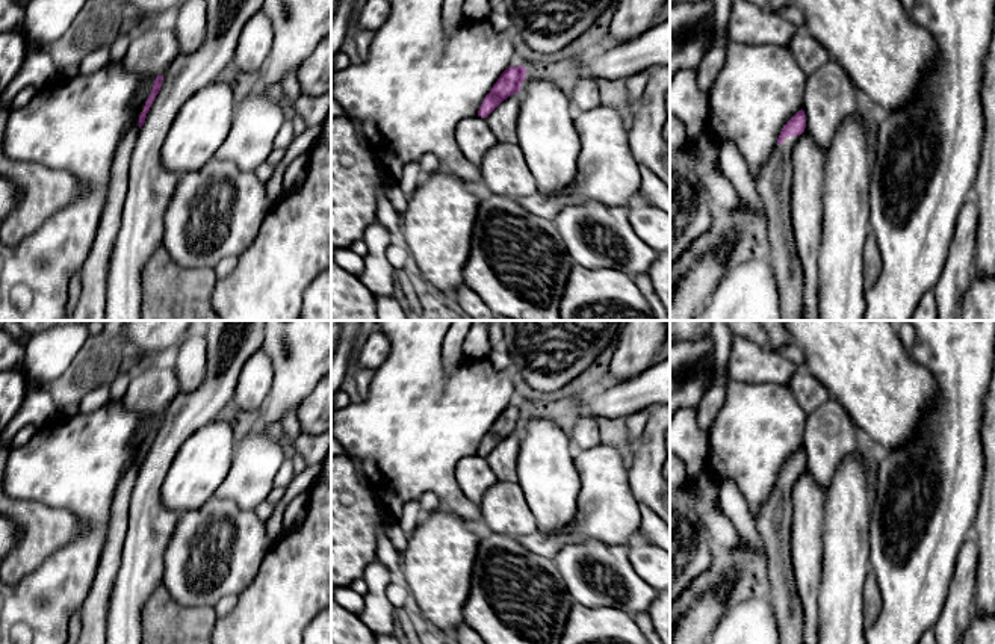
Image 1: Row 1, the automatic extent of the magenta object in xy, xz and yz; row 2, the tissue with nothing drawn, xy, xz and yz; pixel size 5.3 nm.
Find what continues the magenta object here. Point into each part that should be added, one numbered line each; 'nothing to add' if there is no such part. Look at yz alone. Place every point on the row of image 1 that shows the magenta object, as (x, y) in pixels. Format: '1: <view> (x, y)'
1: yz (774, 180)

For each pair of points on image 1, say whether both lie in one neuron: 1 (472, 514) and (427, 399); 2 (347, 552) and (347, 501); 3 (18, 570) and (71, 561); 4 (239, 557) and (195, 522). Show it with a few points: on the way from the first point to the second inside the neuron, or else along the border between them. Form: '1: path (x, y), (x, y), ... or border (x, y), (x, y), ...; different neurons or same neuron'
1: path (445, 486), (427, 463), (427, 428); same neuron
2: path (347, 540), (347, 513); same neuron
3: border (64, 544), (15, 584); different neurons
4: path (239, 537), (236, 519), (229, 513), (215, 513); same neuron

